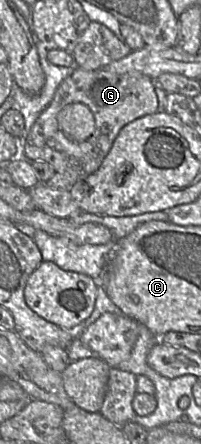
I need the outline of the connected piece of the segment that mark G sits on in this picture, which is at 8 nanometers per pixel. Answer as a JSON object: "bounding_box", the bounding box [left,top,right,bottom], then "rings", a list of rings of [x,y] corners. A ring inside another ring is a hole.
{"bounding_box":[21,67,158,184],"rings":[[[74,67],[72,74],[60,83],[52,100],[41,111],[28,133],[21,150],[23,157],[31,162],[40,160],[49,163],[55,172],[67,175],[74,184],[98,170],[125,125],[158,112],[156,86],[155,80],[137,71],[118,74],[103,68],[84,70]],[[71,103],[86,105],[95,119],[94,132],[83,142],[68,139],[59,128],[58,114]]]}

